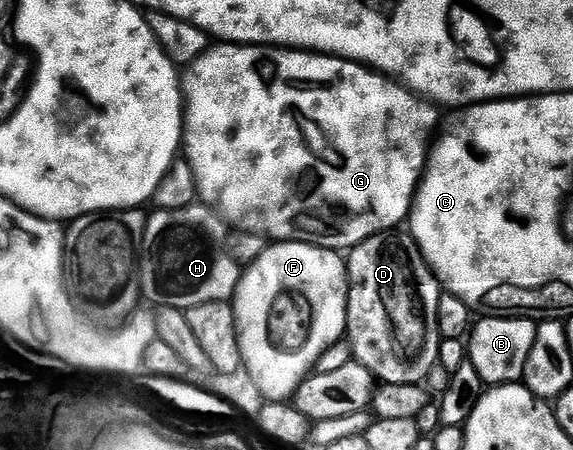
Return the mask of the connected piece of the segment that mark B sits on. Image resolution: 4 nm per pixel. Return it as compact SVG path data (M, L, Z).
M485 315L467 337L467 359L489 387L516 385L524 378L527 355L535 344L538 322L529 315Z

